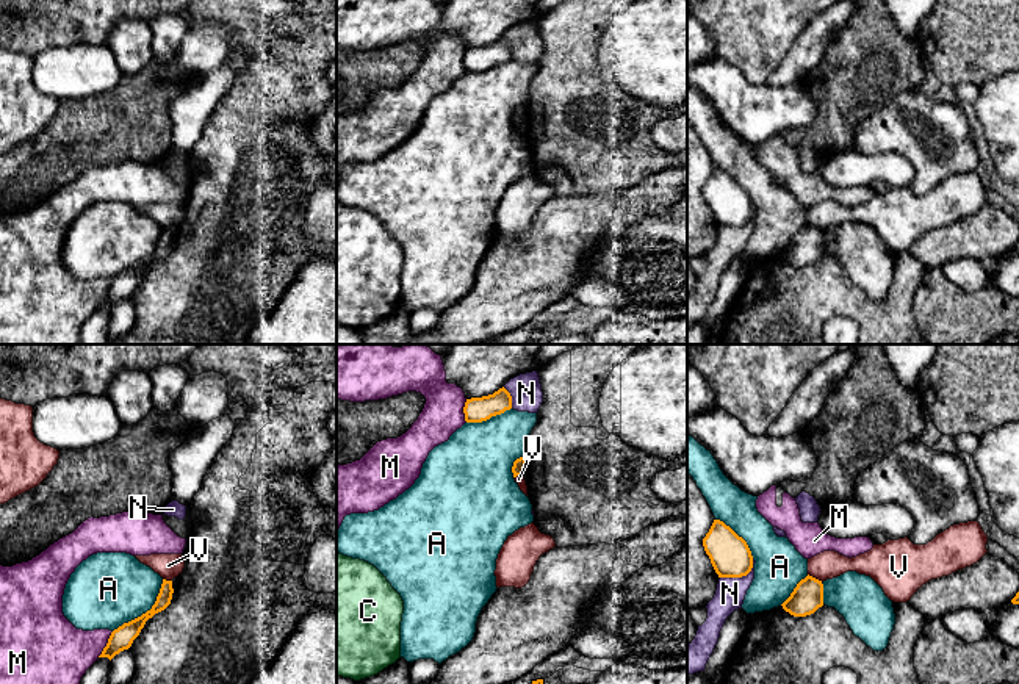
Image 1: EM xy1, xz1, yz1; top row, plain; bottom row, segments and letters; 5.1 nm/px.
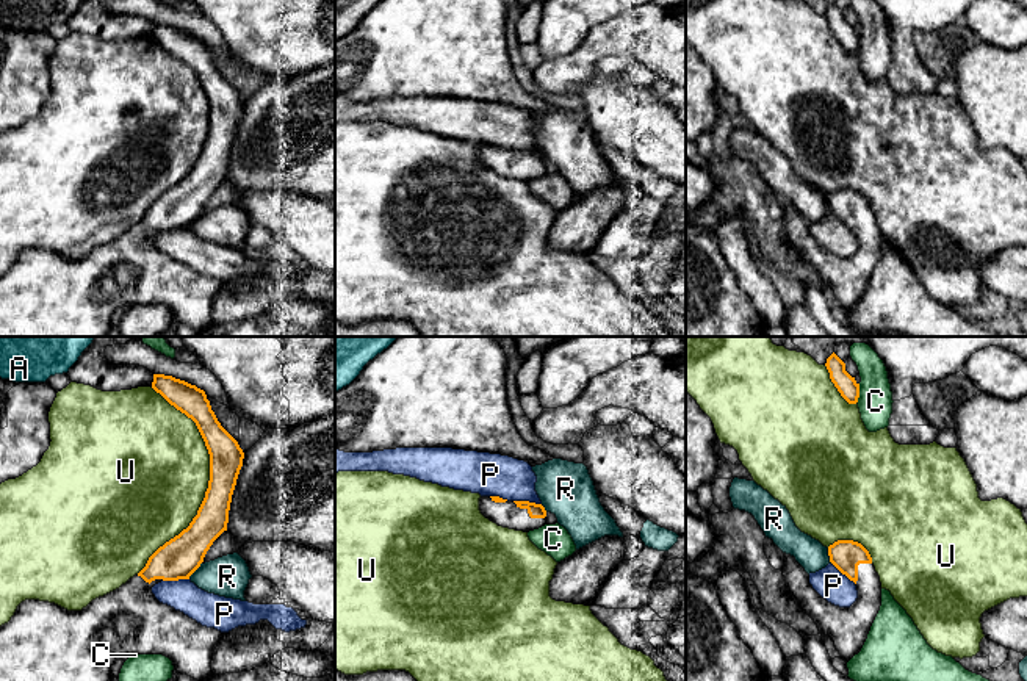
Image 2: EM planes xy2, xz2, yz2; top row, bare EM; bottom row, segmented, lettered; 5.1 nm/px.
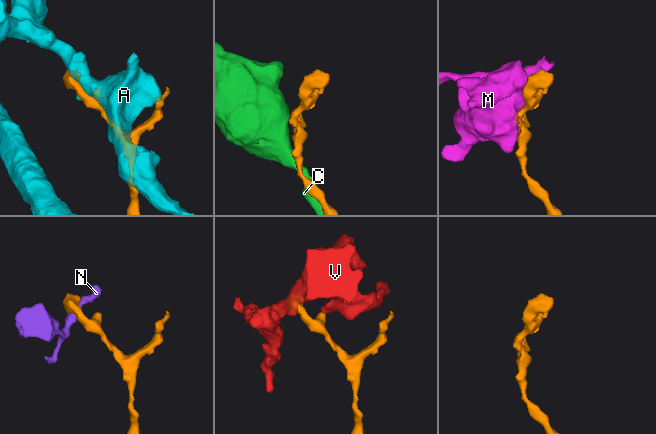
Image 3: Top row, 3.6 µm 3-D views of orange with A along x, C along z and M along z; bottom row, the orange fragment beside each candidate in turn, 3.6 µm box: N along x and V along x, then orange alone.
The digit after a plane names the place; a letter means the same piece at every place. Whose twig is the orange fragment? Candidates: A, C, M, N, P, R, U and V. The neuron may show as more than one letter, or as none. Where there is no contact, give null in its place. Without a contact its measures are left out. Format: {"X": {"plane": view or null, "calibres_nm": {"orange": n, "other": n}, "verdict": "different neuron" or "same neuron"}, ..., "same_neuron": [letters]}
{"A": {"plane": "xy1", "calibres_nm": {"orange": 120, "other": 380}, "verdict": "different neuron"}, "C": {"plane": "yz2", "calibres_nm": {"orange": 100, "other": 180}, "verdict": "different neuron"}, "M": {"plane": "xy1", "calibres_nm": {"orange": 120, "other": 320}, "verdict": "different neuron"}, "N": {"plane": "yz1", "calibres_nm": {"orange": 200, "other": 150}, "verdict": "different neuron"}, "P": {"plane": "xz2", "calibres_nm": {"orange": 80, "other": 220}, "verdict": "different neuron"}, "R": {"plane": "xy2", "calibres_nm": {"orange": 200, "other": 220}, "verdict": "different neuron"}, "U": {"plane": "xy2", "calibres_nm": {"orange": 180, "other": 500}, "verdict": "different neuron"}, "V": {"plane": "yz1", "calibres_nm": {"orange": 160, "other": 140}, "verdict": "different neuron"}, "same_neuron": []}

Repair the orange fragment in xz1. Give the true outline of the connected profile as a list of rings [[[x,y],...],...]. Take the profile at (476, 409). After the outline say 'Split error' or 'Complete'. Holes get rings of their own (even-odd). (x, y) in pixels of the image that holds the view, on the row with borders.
[[[502,387],[493,394],[466,399],[463,413],[466,423],[482,423],[512,409],[512,396]]]. Complete

